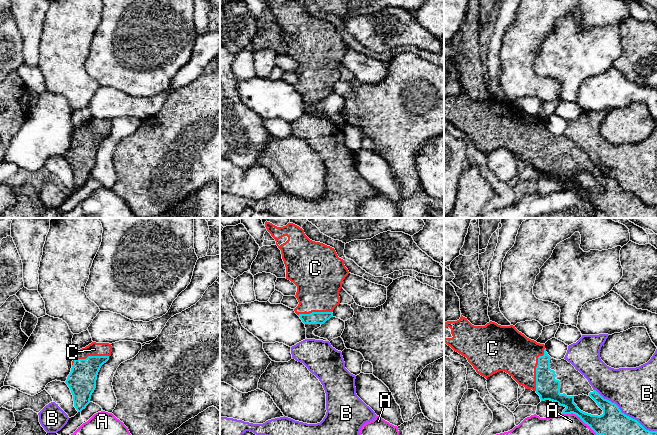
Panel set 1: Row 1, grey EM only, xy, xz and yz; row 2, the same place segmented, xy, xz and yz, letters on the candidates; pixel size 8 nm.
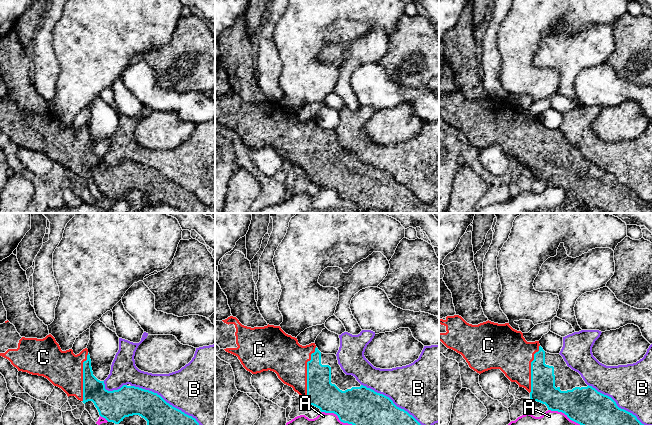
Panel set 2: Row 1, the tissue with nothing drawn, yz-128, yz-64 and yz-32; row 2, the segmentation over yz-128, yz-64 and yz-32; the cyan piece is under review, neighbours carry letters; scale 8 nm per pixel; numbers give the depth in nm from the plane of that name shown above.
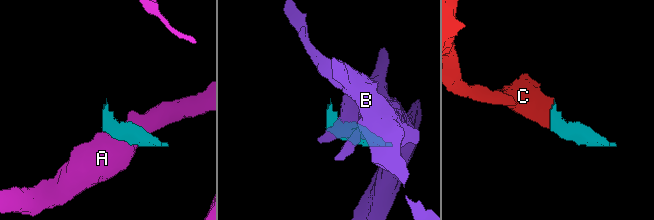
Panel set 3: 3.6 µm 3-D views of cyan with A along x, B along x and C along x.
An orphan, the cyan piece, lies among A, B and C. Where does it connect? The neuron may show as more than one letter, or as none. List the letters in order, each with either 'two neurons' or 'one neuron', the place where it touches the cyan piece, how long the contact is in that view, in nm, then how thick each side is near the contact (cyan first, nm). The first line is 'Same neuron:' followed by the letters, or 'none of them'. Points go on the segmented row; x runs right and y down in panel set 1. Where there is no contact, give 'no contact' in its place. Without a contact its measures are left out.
Same neuron: C
A: two neurons | yz (579, 416) | 320 nm | 190/180 nm
B: two neurons | yz (624, 414) | 600 nm | 200/360 nm
C: one neuron | yz (536, 368) | 360 nm | 190/340 nm

